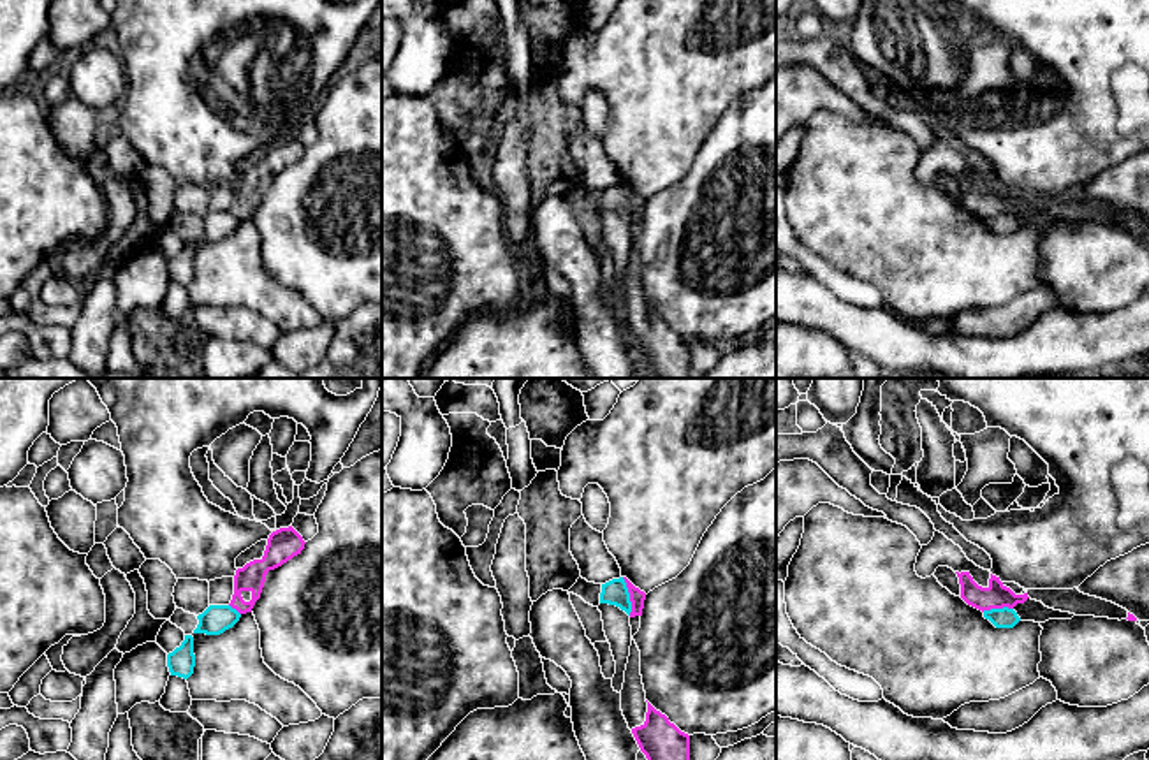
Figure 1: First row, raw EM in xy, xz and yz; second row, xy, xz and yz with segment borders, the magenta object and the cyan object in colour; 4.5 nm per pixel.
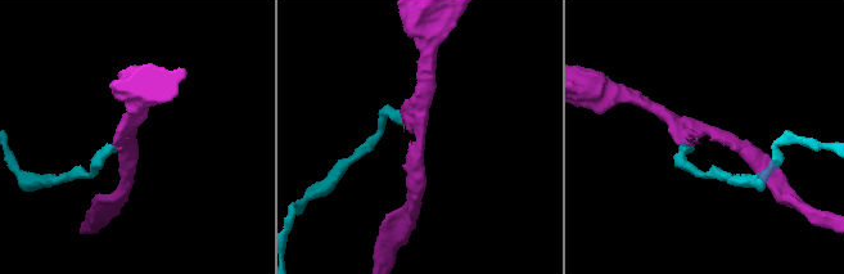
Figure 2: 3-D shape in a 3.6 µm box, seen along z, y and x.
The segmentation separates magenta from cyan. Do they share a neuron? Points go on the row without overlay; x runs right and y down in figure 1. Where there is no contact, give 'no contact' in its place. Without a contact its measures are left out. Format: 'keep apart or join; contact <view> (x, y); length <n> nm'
keep apart; contact xz (630, 203); length 180 nm

